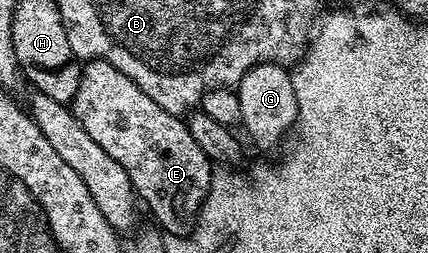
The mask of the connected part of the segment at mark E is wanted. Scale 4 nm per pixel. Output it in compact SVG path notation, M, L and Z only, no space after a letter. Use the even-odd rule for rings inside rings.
M94 59L88 62L82 68L79 76L79 84L77 85L77 93L73 100L73 110L75 119L81 123L85 129L85 133L89 133L89 137L93 137L93 141L97 141L97 145L101 145L101 149L105 149L105 153L109 153L109 157L113 157L113 161L117 161L117 165L121 165L121 169L125 169L131 178L131 187L135 191L136 196L145 206L151 210L151 215L160 223L158 226L162 228L167 235L177 235L186 237L195 230L195 223L199 220L199 210L203 208L203 203L207 200L209 193L209 185L213 174L213 164L207 158L207 154L201 149L201 145L197 145L197 141L193 141L193 133L189 133L186 122L180 116L170 115L165 109L161 109L161 105L157 105L148 95L137 86L129 77L125 77L125 73L121 73L113 65L104 62L103 59Z

